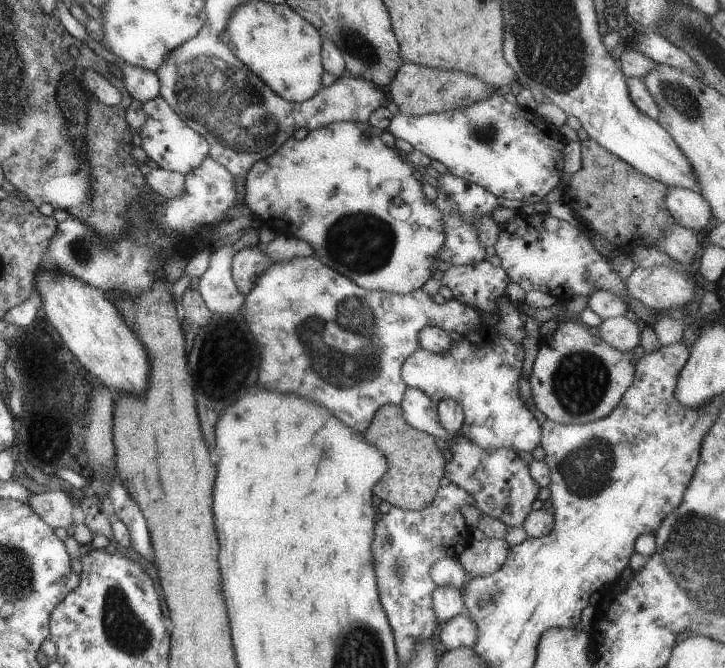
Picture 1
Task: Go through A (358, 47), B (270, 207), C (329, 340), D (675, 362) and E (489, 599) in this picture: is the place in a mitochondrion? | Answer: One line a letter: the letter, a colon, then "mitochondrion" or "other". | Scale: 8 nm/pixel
A: mitochondrion
B: other
C: mitochondrion
D: other
E: mitochondrion

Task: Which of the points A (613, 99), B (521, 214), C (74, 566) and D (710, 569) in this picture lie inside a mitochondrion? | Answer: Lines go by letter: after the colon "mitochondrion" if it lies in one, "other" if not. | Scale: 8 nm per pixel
A: other
B: other
C: other
D: mitochondrion

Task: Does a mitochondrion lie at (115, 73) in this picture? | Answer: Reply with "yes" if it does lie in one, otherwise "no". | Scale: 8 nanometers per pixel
no

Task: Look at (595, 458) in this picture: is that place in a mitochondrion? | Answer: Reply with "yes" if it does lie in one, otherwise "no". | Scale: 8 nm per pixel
yes

